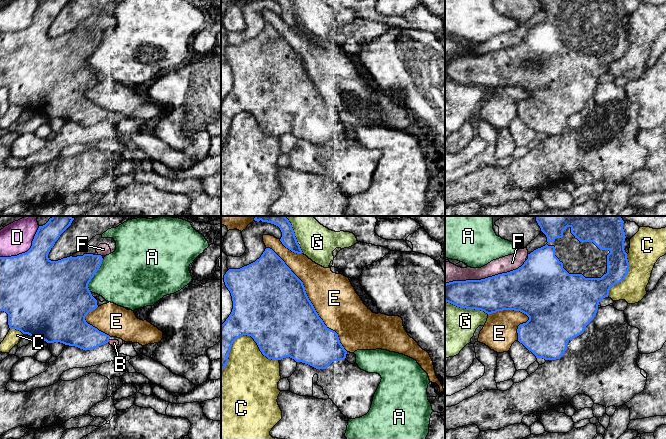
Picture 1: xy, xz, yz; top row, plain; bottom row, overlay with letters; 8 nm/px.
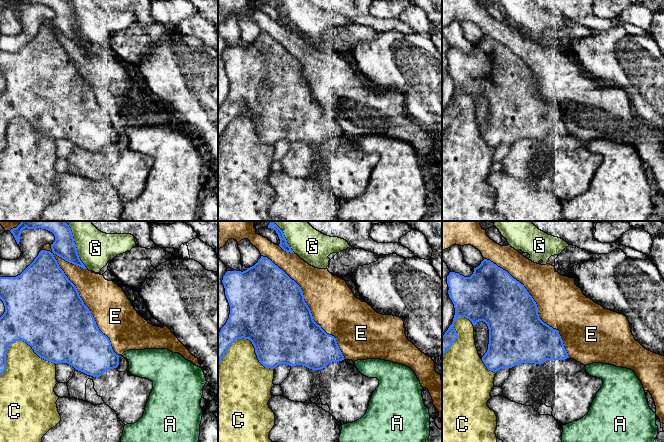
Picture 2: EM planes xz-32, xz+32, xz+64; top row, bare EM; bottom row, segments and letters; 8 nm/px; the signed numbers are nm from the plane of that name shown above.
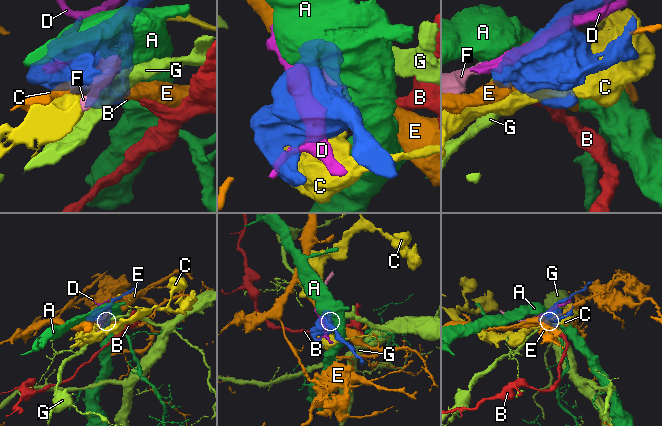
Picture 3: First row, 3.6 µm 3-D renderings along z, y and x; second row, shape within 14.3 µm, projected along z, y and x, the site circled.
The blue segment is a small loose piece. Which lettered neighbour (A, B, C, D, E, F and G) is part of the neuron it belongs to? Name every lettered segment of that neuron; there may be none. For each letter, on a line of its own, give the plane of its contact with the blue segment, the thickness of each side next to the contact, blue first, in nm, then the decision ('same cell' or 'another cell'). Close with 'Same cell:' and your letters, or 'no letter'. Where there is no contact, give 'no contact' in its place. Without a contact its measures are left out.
A: xy | 400/440 nm | another cell
B: xy | 220/50 nm | same cell
C: xz | 480/300 nm | another cell
D: xy | 480/240 nm | another cell
E: xz | 500/360 nm | another cell
F: yz | 300/130 nm | another cell
G: yz | 280/420 nm | another cell
Same cell: B

